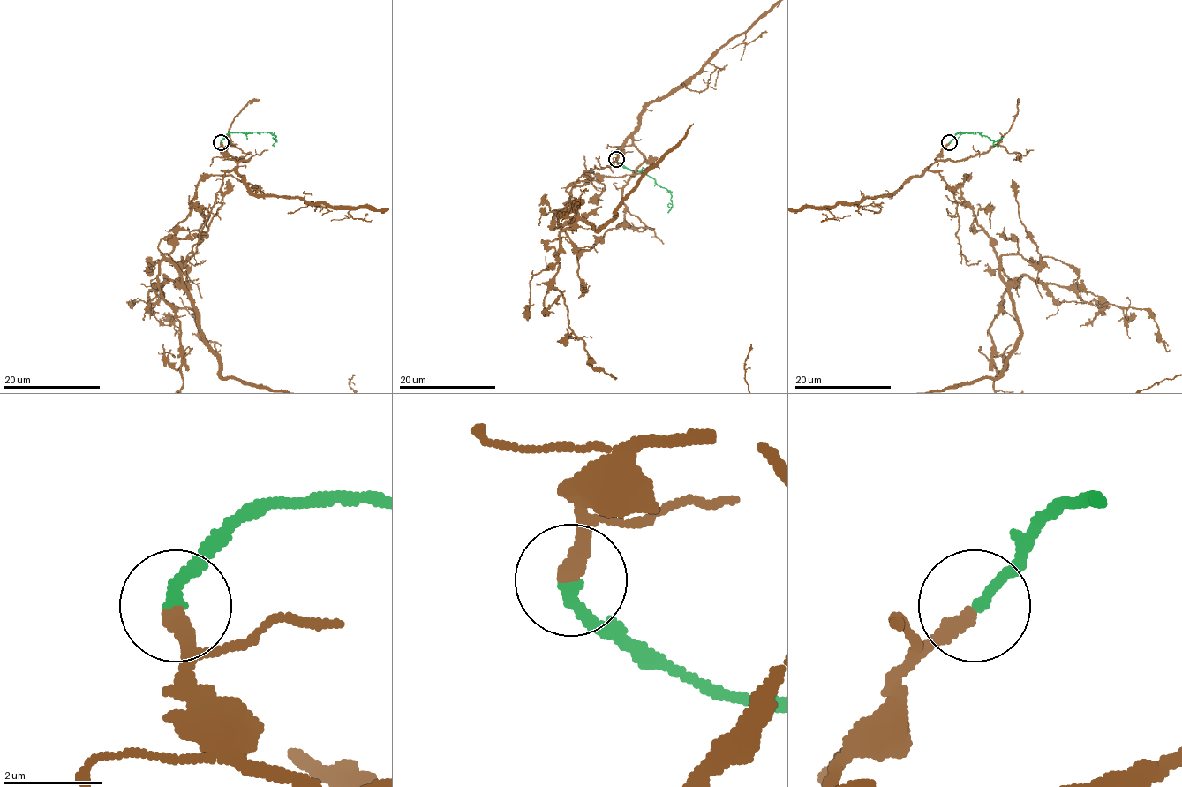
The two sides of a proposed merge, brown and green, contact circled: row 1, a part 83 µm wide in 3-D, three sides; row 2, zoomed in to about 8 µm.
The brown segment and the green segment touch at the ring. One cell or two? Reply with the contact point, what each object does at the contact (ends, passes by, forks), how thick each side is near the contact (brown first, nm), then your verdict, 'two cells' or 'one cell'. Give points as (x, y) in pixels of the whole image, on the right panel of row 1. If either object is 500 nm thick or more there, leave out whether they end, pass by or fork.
at (949, 142); brown ends there; green ends there; 360 nm thick on the brown side, 260 nm on the other; one cell

